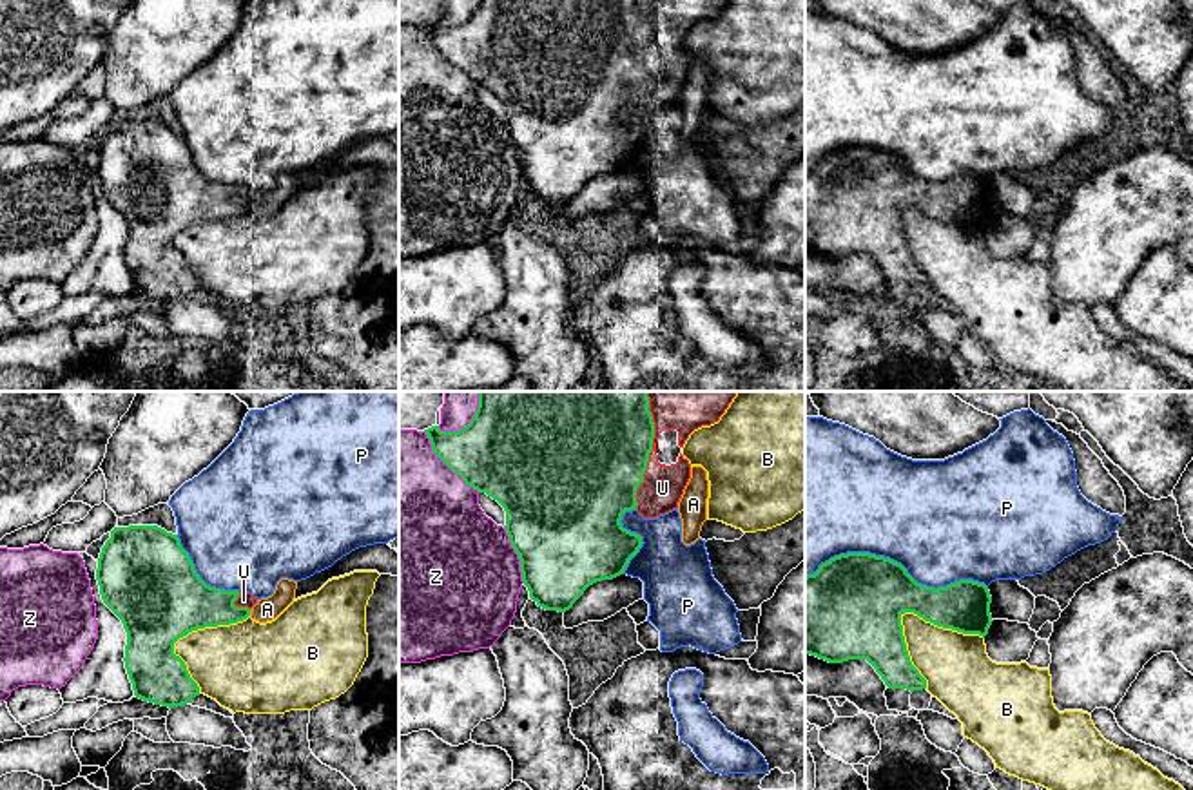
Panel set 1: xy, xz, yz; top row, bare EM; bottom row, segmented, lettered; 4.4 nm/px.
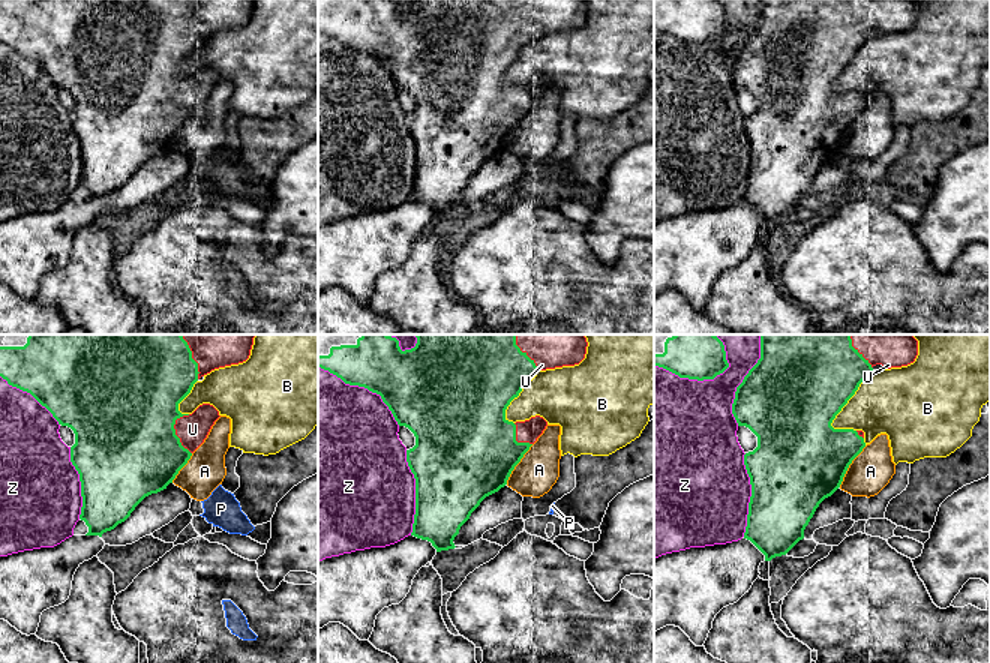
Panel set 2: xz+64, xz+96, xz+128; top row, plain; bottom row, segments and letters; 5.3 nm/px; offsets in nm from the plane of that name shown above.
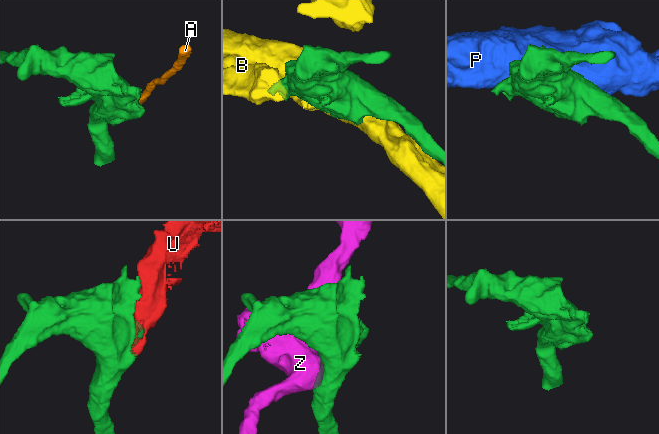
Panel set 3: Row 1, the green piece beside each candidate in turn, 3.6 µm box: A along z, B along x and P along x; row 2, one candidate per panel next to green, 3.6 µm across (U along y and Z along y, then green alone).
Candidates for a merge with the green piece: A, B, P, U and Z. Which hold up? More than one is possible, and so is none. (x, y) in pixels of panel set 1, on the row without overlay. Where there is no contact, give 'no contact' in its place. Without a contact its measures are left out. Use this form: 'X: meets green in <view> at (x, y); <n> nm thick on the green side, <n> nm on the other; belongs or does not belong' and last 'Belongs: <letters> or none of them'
A: meets green in xy at (249, 207); 220 nm thick on the green side, 110 nm on the other; does not belong
B: meets green in yz at (941, 220); 220 nm thick on the green side, 300 nm on the other; does not belong
P: meets green in yz at (896, 156); 420 nm thick on the green side, 500 nm on the other; does not belong
U: meets green in xz at (648, 51); 480 nm thick on the green side, 190 nm on the other; belongs
Z: meets green in xz at (448, 60); 400 nm thick on the green side, 500 nm on the other; does not belong
Belongs: U

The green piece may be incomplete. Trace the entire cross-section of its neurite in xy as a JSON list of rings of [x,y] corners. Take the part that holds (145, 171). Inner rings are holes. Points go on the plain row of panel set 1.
[[[158,120],[114,121],[96,174],[127,226],[123,255],[134,290],[169,303],[199,290],[174,237],[198,223],[243,216],[257,198],[247,185],[207,179],[178,129]]]

